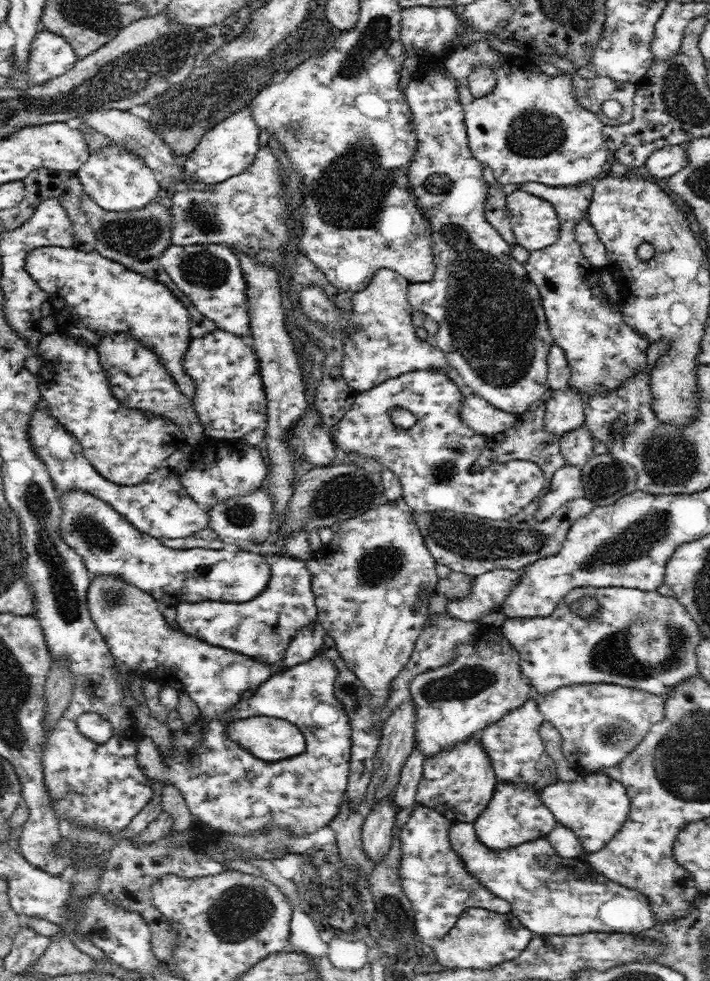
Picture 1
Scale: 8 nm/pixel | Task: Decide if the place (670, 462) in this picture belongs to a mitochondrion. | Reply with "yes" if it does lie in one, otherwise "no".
yes

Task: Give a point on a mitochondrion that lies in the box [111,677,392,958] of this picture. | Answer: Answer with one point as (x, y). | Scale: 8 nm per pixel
(242, 912)

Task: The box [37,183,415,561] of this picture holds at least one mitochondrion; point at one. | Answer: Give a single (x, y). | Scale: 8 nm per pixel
(348, 492)

